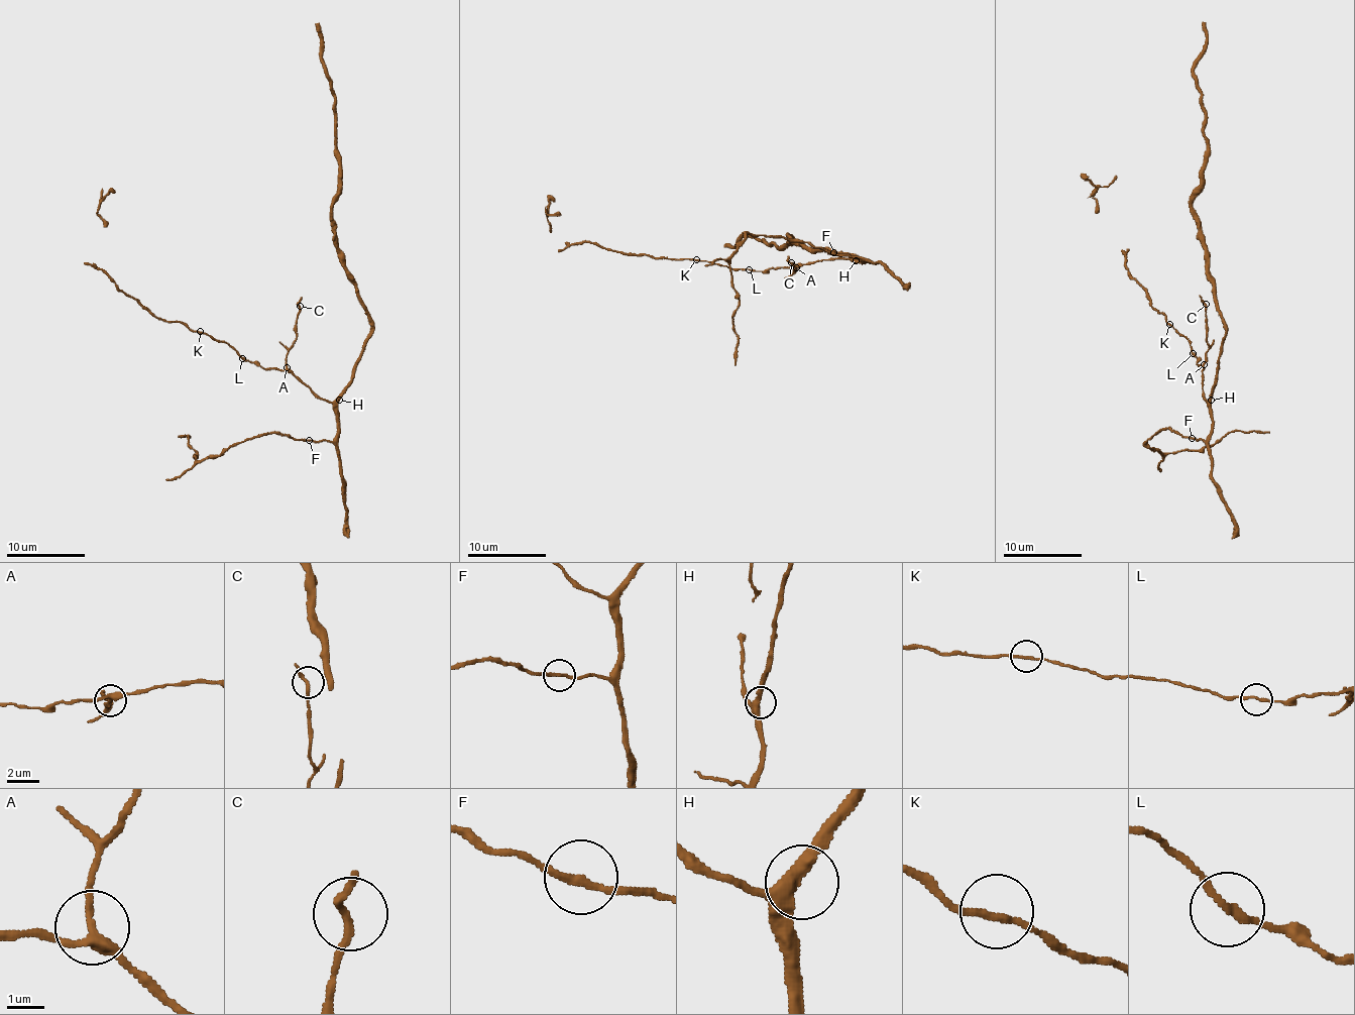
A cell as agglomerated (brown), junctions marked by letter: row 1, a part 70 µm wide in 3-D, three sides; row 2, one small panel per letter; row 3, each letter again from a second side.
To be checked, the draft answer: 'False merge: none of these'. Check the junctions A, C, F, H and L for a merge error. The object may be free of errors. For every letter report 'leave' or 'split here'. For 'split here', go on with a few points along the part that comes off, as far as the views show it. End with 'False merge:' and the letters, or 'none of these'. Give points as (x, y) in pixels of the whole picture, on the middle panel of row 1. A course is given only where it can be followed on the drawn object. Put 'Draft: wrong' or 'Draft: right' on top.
Draft: right
A: leave
C: leave
F: leave
H: leave
L: leave
False merge: none of these

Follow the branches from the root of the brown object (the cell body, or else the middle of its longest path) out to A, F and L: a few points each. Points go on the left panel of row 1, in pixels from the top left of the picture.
A: (337, 397), (332, 403), (319, 399), (287, 367)
F: (337, 397), (336, 435), (331, 442), (309, 440)
L: (337, 397), (332, 403), (327, 403), (291, 373), (263, 369), (242, 357)

